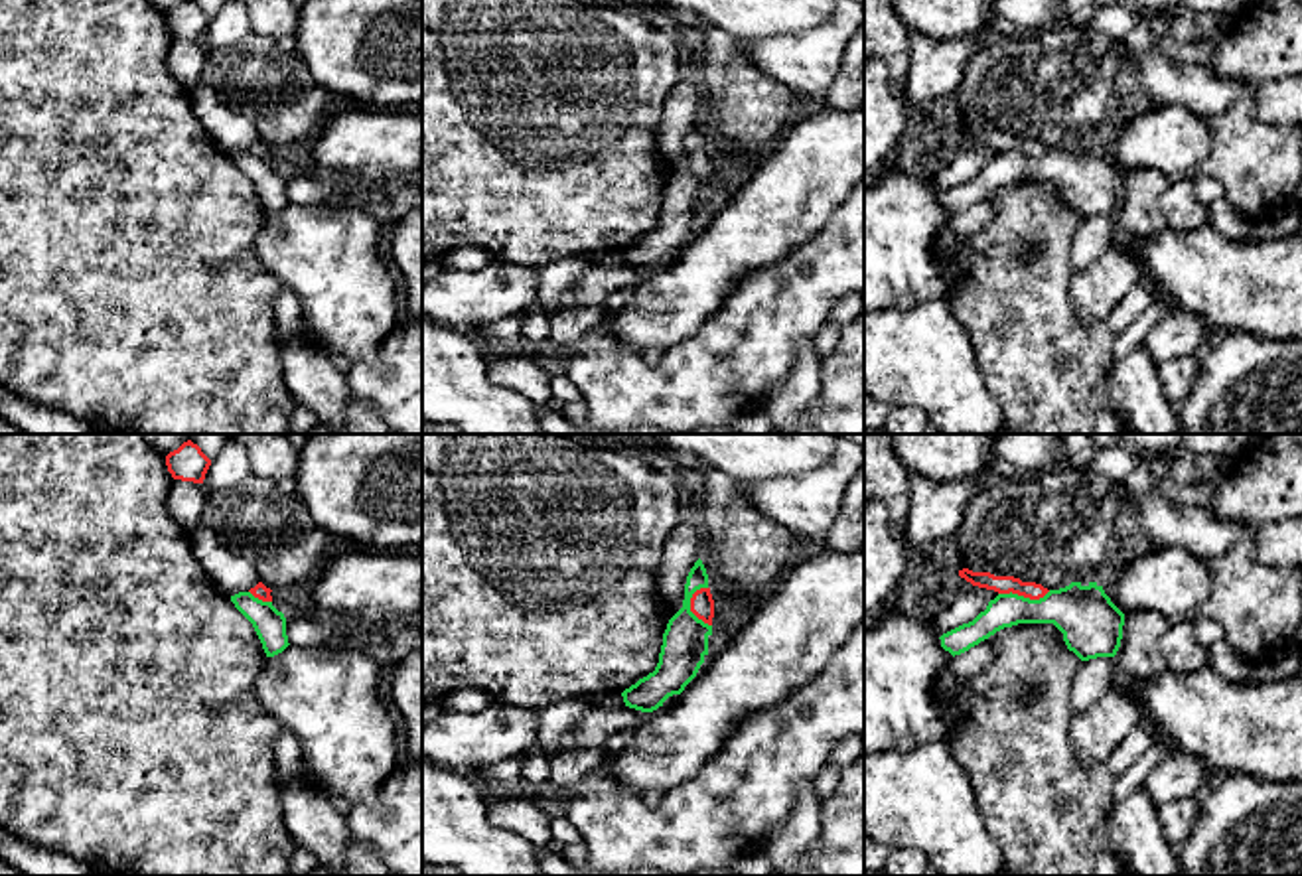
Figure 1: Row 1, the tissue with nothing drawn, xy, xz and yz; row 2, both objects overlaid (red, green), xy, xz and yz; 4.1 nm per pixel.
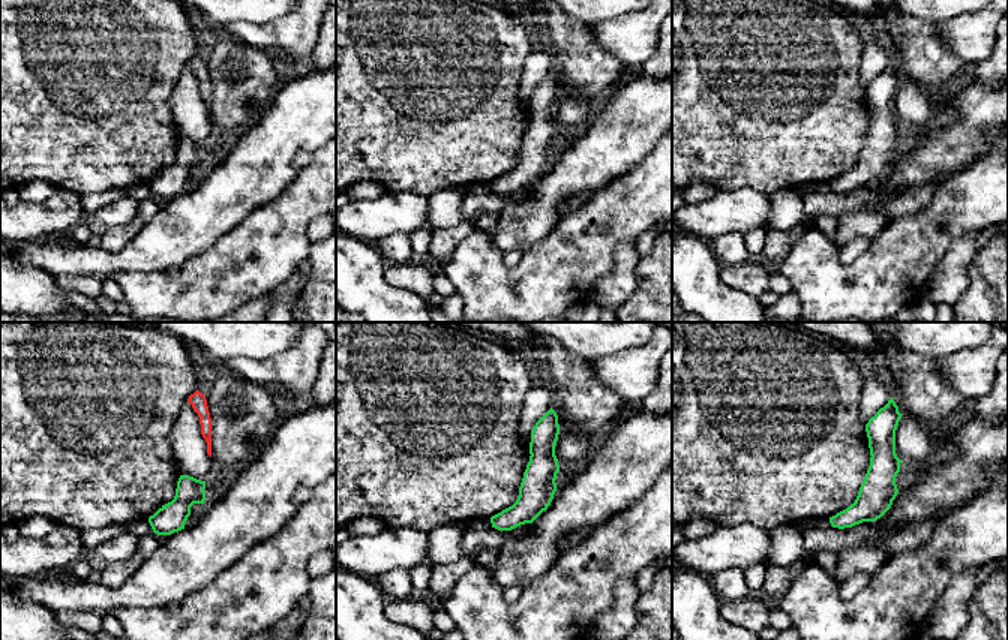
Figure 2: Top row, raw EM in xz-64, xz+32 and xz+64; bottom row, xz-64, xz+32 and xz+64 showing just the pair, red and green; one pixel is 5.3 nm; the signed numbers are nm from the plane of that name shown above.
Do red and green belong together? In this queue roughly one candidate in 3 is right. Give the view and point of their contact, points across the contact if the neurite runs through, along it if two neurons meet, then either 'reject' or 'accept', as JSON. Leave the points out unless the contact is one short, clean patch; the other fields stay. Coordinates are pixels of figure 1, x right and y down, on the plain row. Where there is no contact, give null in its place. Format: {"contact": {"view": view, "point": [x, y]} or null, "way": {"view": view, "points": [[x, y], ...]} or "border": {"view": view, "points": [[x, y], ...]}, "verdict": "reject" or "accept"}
{"contact": {"view": "xz", "point": [691, 166]}, "border": {"view": "xz", "points": [[701, 145], [691, 156], [691, 168], [711, 184]]}, "verdict": "reject"}

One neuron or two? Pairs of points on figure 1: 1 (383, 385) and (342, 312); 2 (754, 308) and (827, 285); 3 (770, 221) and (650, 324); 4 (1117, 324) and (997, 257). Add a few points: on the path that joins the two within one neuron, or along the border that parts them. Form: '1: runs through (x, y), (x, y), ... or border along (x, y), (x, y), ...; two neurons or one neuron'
1: border along (397, 324), (369, 360), (356, 360), (352, 364); two neurons
2: runs through (772, 308), (786, 304), (809, 285); one neuron
3: runs through (738, 239), (673, 300); one neuron
4: border along (1103, 322), (1115, 334); two neurons

